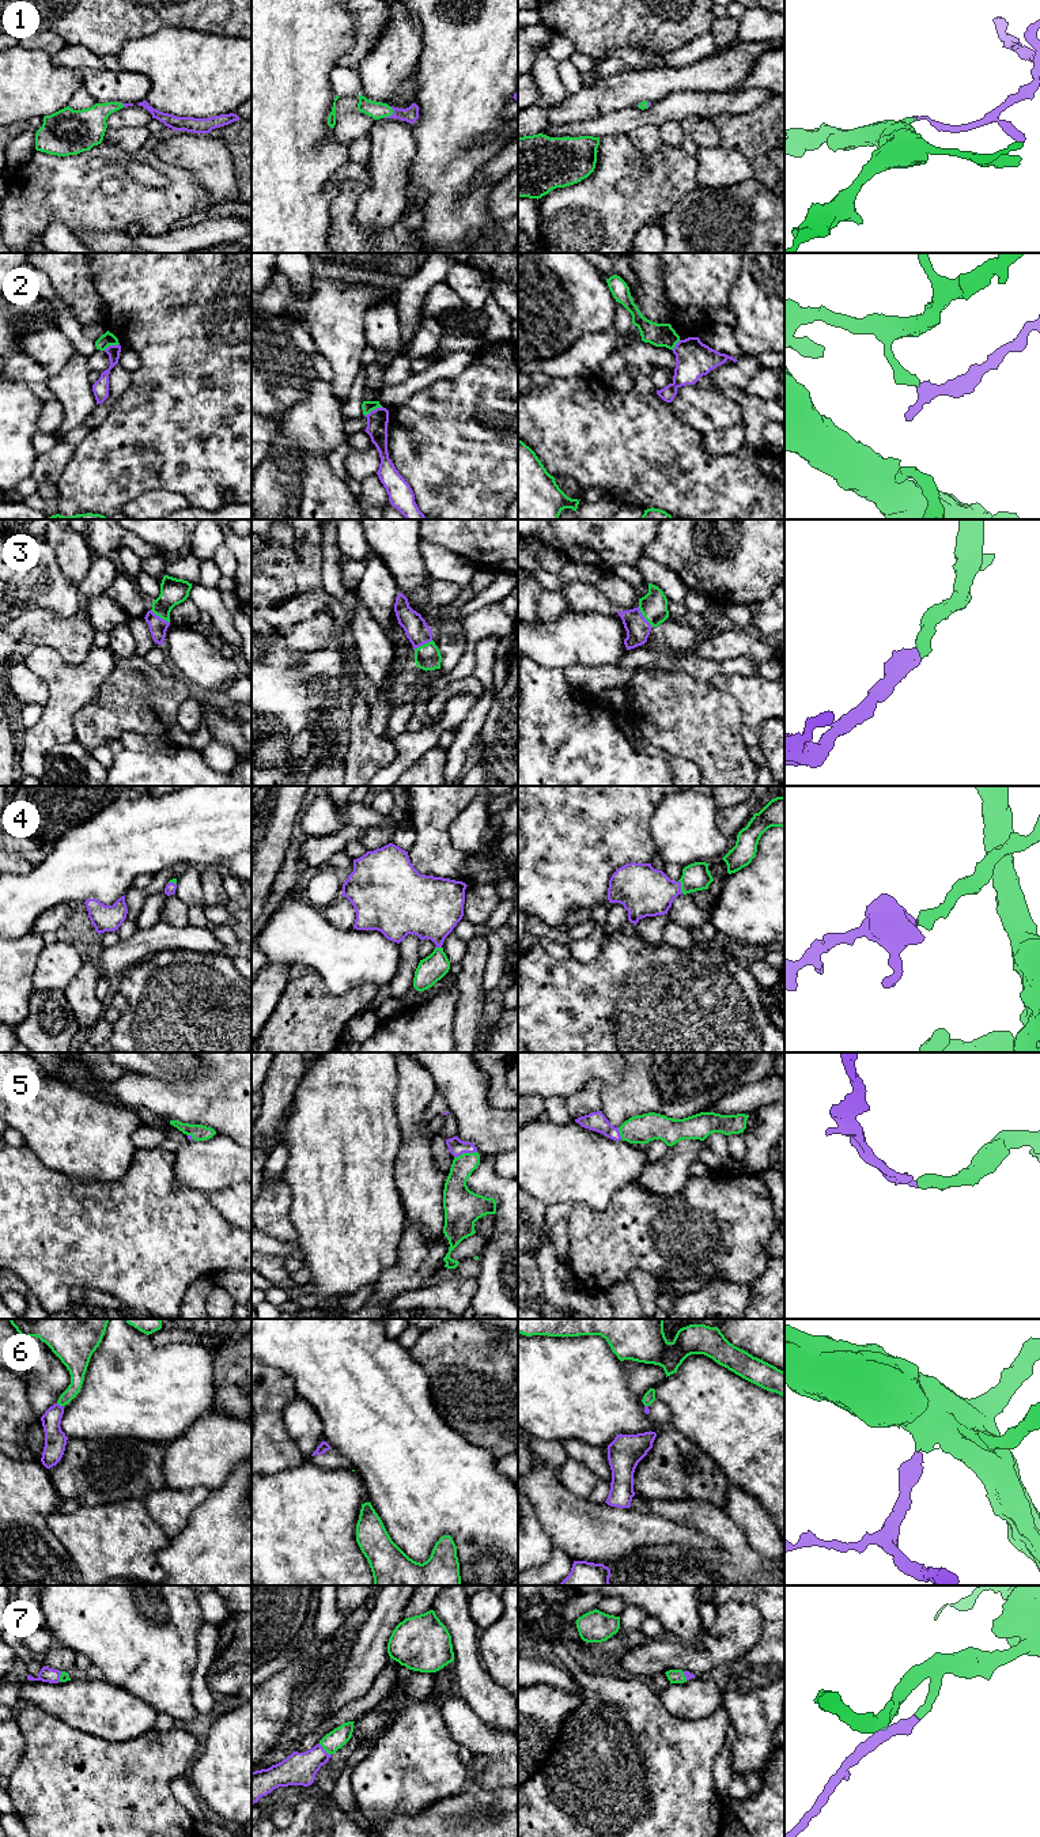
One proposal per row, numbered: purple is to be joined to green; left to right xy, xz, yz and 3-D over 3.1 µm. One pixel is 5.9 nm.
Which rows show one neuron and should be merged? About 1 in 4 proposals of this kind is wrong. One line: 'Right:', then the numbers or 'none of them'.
Right: 1, 3, 4, 5, 6, 7

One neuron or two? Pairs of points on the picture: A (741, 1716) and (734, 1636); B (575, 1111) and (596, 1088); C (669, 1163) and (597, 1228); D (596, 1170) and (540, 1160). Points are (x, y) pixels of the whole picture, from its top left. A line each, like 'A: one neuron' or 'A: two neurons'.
A: two neurons
B: one neuron
C: two neurons
D: one neuron

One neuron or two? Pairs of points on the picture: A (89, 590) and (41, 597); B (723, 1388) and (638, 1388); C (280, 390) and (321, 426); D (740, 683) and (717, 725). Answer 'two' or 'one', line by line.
A: two
B: two
C: two
D: two

